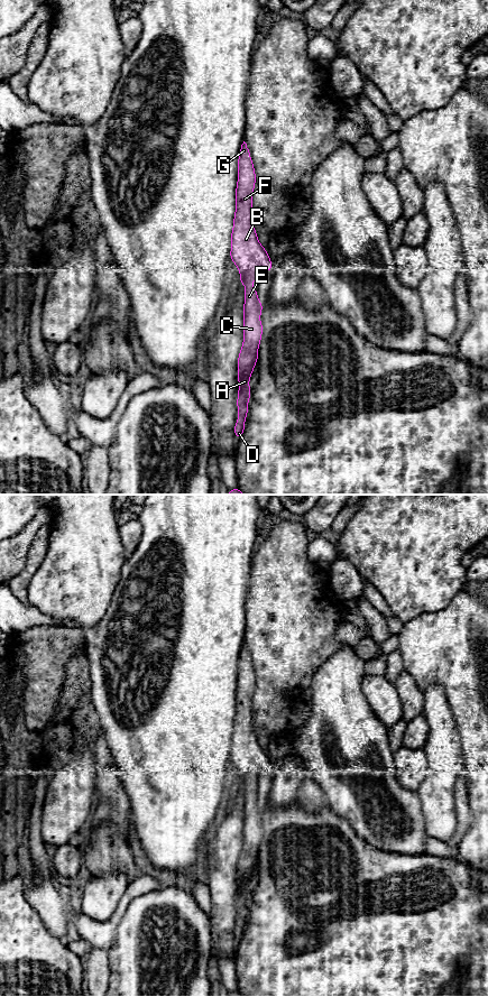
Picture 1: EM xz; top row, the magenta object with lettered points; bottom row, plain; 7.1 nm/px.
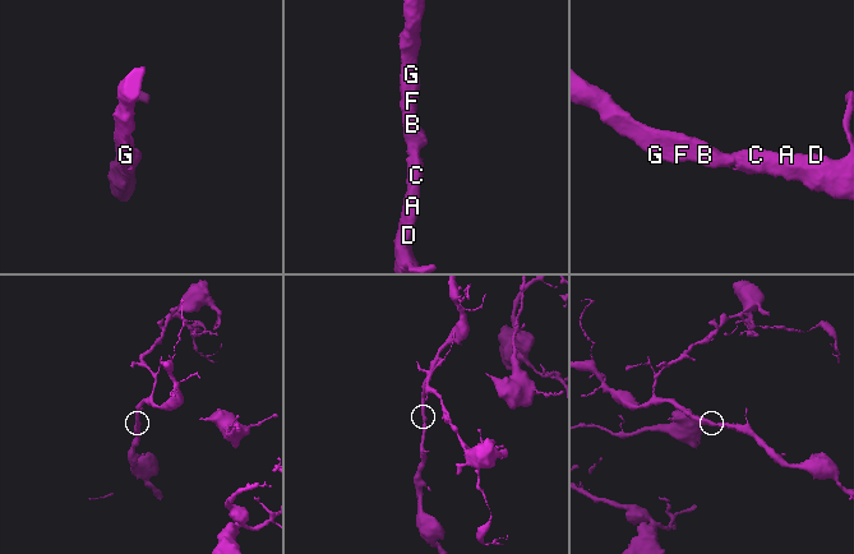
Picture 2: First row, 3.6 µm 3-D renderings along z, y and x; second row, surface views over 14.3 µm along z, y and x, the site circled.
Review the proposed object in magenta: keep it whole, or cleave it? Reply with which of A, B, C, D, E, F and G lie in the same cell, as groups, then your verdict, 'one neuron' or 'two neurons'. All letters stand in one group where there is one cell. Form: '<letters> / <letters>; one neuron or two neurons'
A B C D E F G; one neuron

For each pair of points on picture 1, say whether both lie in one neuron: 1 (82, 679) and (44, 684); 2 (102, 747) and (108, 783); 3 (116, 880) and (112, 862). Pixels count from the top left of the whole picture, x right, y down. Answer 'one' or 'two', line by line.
1: two
2: one
3: two

